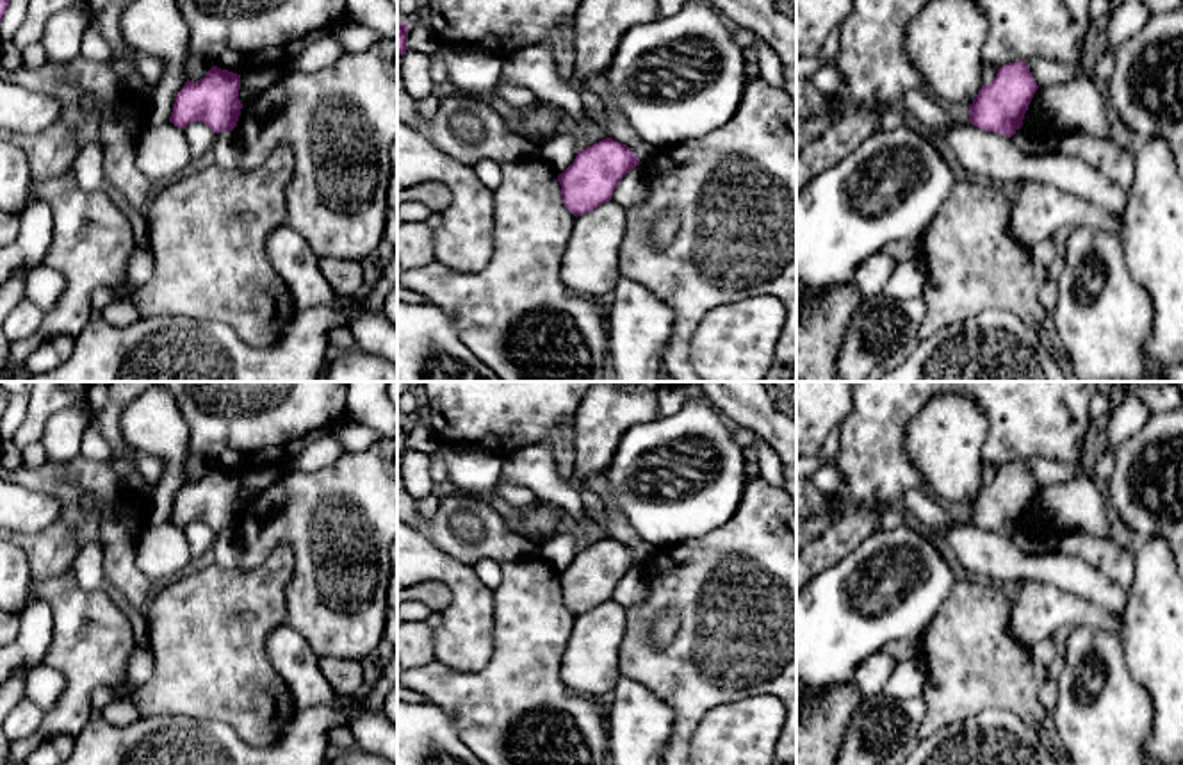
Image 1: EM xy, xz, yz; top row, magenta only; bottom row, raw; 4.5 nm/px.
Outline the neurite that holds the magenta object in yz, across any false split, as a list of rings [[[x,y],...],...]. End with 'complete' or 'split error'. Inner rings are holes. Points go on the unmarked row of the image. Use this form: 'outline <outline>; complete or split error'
outline [[[1026,460],[1001,465],[969,505],[969,522],[1012,537],[1021,526],[1033,492],[1039,489]]]; complete

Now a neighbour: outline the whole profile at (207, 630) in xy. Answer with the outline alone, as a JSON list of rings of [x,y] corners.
[[[280,544],[260,565],[232,571],[214,563],[159,587],[144,606],[155,672],[134,694],[139,713],[221,720],[253,747],[273,745],[296,713],[265,653],[271,631],[287,622],[285,587],[292,572],[292,549]]]

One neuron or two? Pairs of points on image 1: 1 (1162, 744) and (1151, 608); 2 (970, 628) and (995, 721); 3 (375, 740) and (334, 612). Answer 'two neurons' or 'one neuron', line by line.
1: one neuron
2: two neurons
3: two neurons

